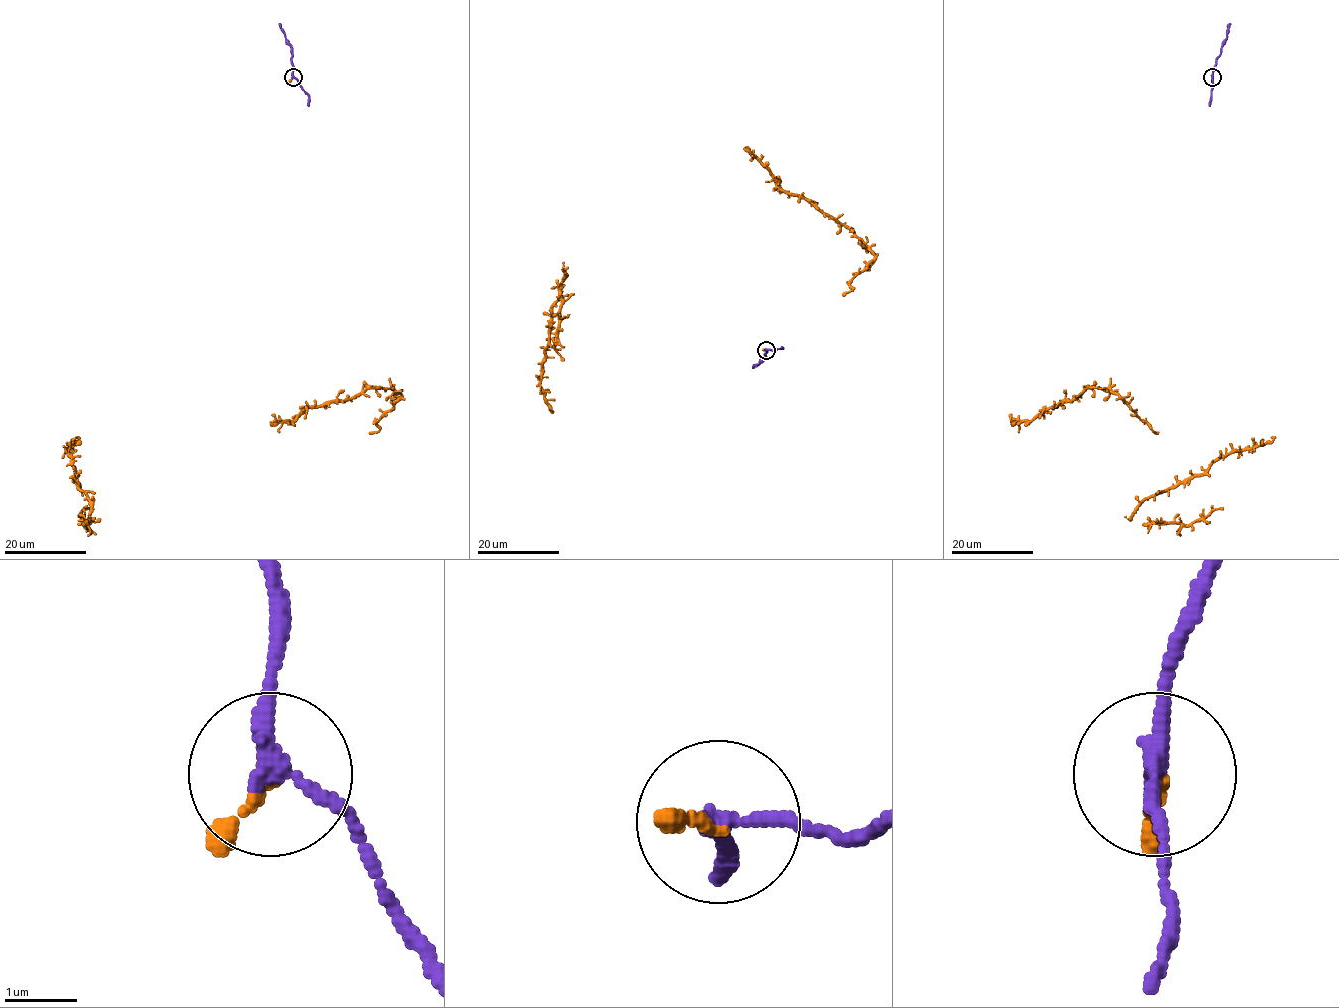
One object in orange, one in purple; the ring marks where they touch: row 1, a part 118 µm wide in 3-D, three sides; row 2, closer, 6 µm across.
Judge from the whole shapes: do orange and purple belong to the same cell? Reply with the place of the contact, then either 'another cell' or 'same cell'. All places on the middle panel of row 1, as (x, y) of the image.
at (766, 350); same cell

